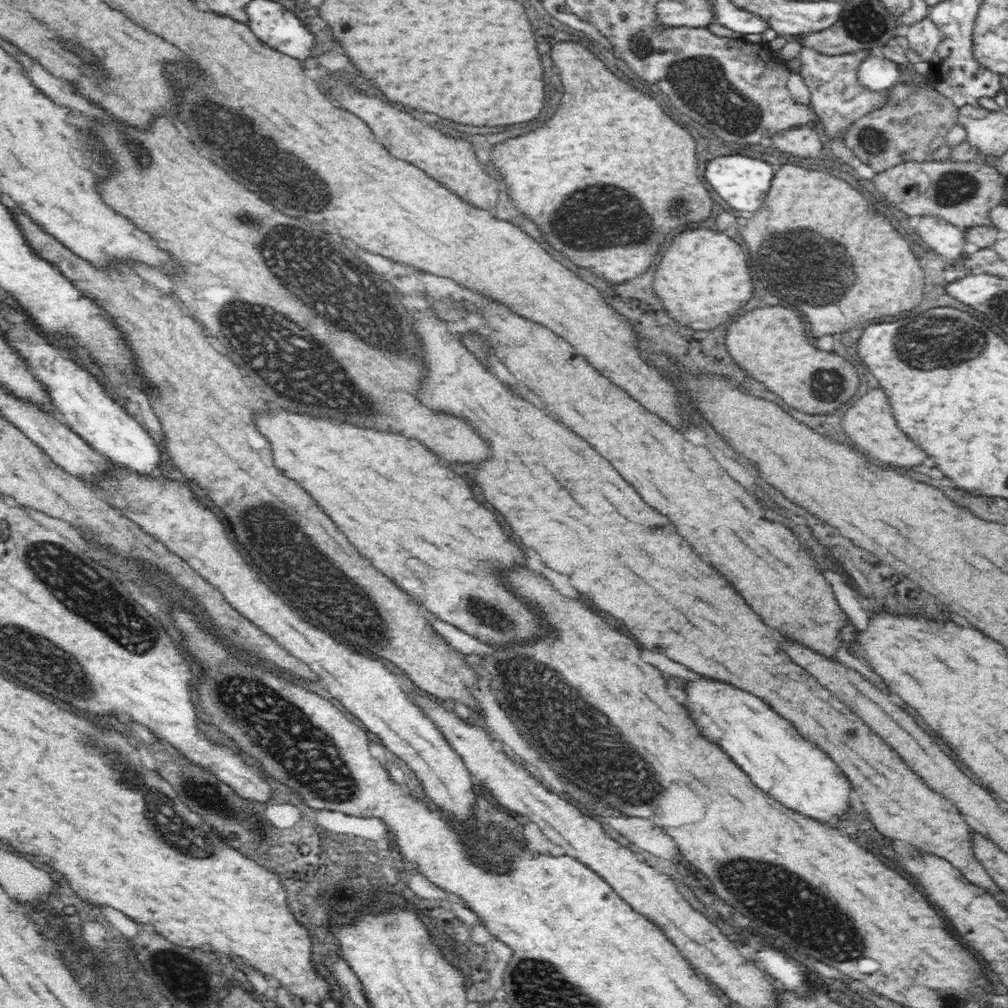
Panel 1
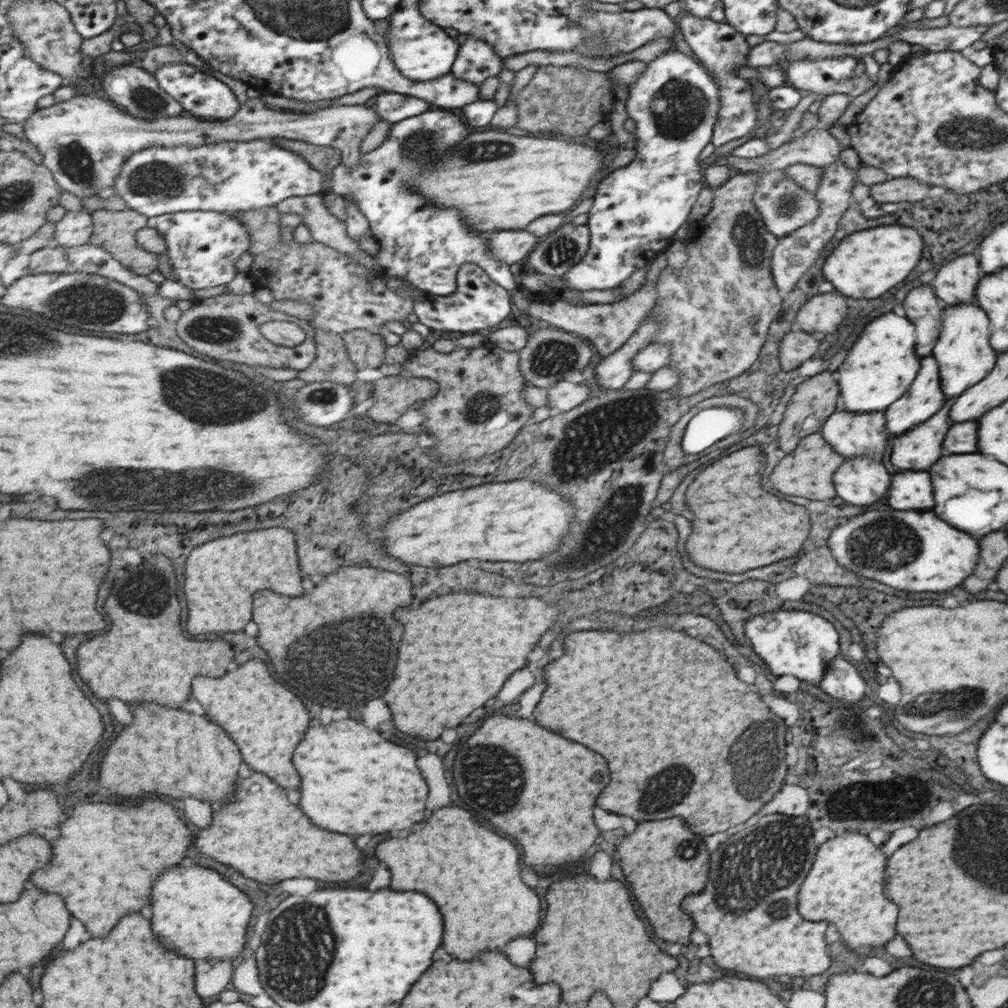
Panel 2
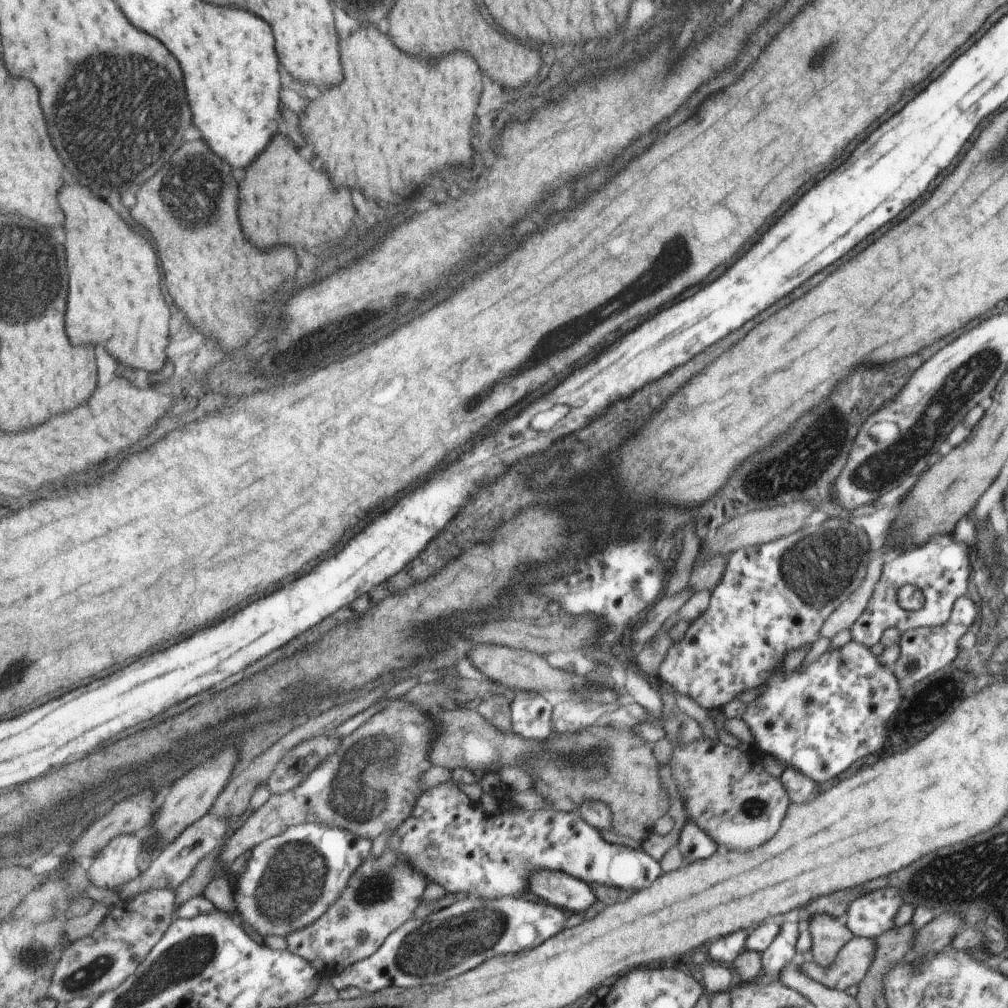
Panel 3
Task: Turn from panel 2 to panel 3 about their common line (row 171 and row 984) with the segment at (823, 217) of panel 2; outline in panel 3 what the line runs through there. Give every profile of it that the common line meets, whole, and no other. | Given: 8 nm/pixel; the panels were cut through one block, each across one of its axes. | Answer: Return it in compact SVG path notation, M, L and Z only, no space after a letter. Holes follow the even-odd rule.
M857 937L840 950L837 958L830 966L820 966L818 962L803 962L800 960L802 972L816 982L824 984L831 989L847 990L849 986L857 986L866 976L865 968L872 964L876 942L871 938Z

